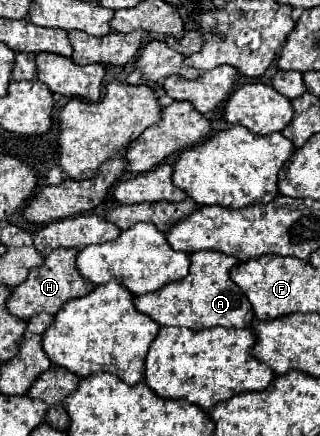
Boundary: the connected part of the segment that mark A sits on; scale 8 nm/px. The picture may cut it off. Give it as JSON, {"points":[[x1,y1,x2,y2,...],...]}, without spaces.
{"points":[[195,252,191,254,191,268,187,278,171,282,157,292,137,296,135,308,157,320,161,326,187,326,191,330,213,326,247,328,255,318,251,302,229,278,231,268,237,264,239,260,233,256,223,256,223,252]]}

